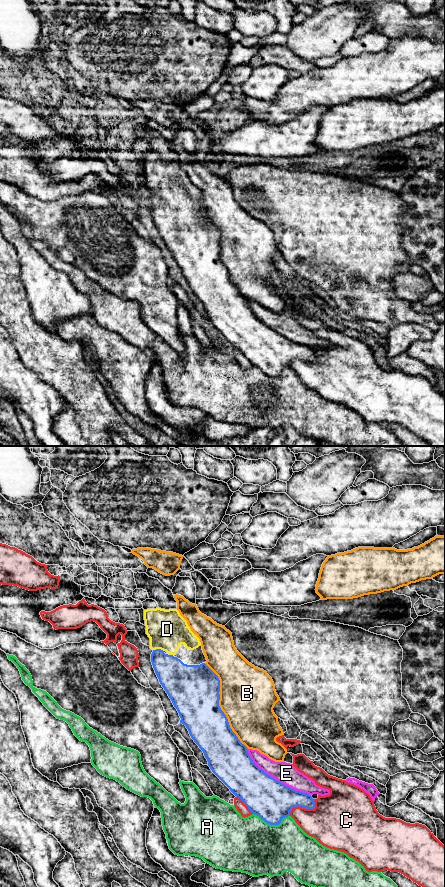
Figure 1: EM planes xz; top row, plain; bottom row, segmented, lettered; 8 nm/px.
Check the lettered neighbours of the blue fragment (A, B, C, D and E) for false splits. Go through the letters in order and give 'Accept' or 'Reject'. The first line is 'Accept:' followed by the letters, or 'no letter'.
Accept: D
A: Reject
B: Reject
C: Reject
D: Accept
E: Reject

